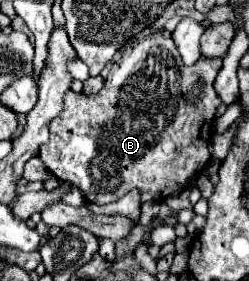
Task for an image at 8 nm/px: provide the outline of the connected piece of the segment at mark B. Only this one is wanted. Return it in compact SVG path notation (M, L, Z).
M161 30L161 32L155 32L151 34L149 38L141 38L137 42L133 42L133 46L121 56L121 60L117 60L111 70L109 70L109 76L105 78L105 86L101 92L97 94L77 94L73 90L69 90L65 94L65 110L51 120L49 124L49 132L51 132L51 138L41 146L39 150L39 156L41 160L45 162L45 166L59 178L59 180L69 180L71 184L75 184L89 202L93 204L111 204L115 200L119 200L121 196L125 196L129 190L133 188L139 188L141 190L141 202L147 202L147 200L153 200L153 202L161 202L173 194L177 194L175 190L179 188L187 188L201 170L205 170L205 166L209 164L211 160L211 154L209 154L209 144L211 144L211 136L213 136L213 120L215 120L215 112L221 104L221 98L219 94L215 92L213 88L213 82L221 70L221 58L213 58L213 60L205 60L205 56L201 56L197 60L197 64L193 66L185 66L181 64L181 56L177 56L177 48L173 44L173 34L167 32L167 30Z

